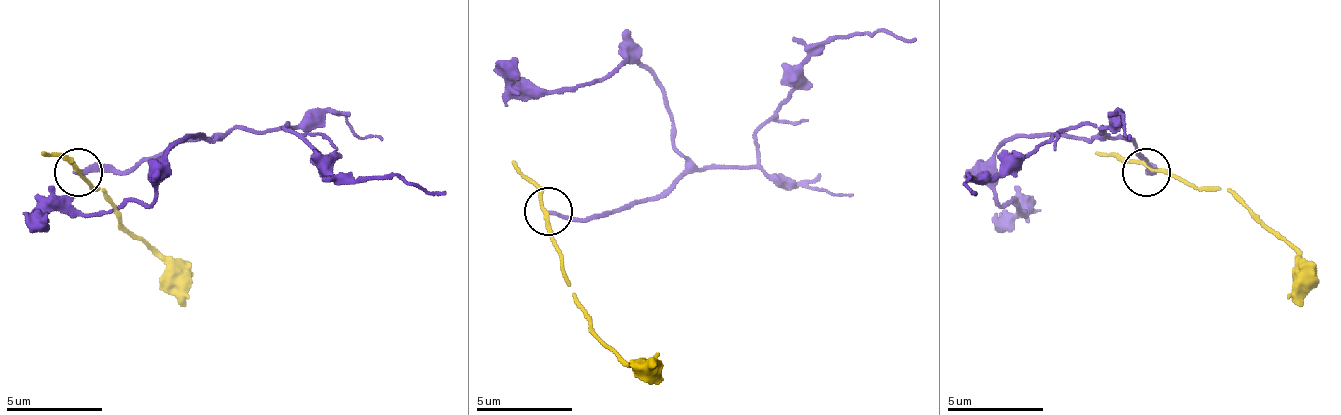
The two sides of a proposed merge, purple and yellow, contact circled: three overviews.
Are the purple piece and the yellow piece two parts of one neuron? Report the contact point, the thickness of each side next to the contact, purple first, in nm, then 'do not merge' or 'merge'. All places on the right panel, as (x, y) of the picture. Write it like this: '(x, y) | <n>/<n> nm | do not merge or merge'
(1146, 172) | 240/200 nm | do not merge

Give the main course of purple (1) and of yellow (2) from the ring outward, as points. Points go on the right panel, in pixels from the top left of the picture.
1: (1147, 171), (1152, 171), (1123, 137), (1013, 137), (993, 156), (993, 195), (1027, 214), (1022, 209), (998, 223)
2: (1147, 171), (1166, 171), (1238, 195), (1296, 252), (1301, 305)

